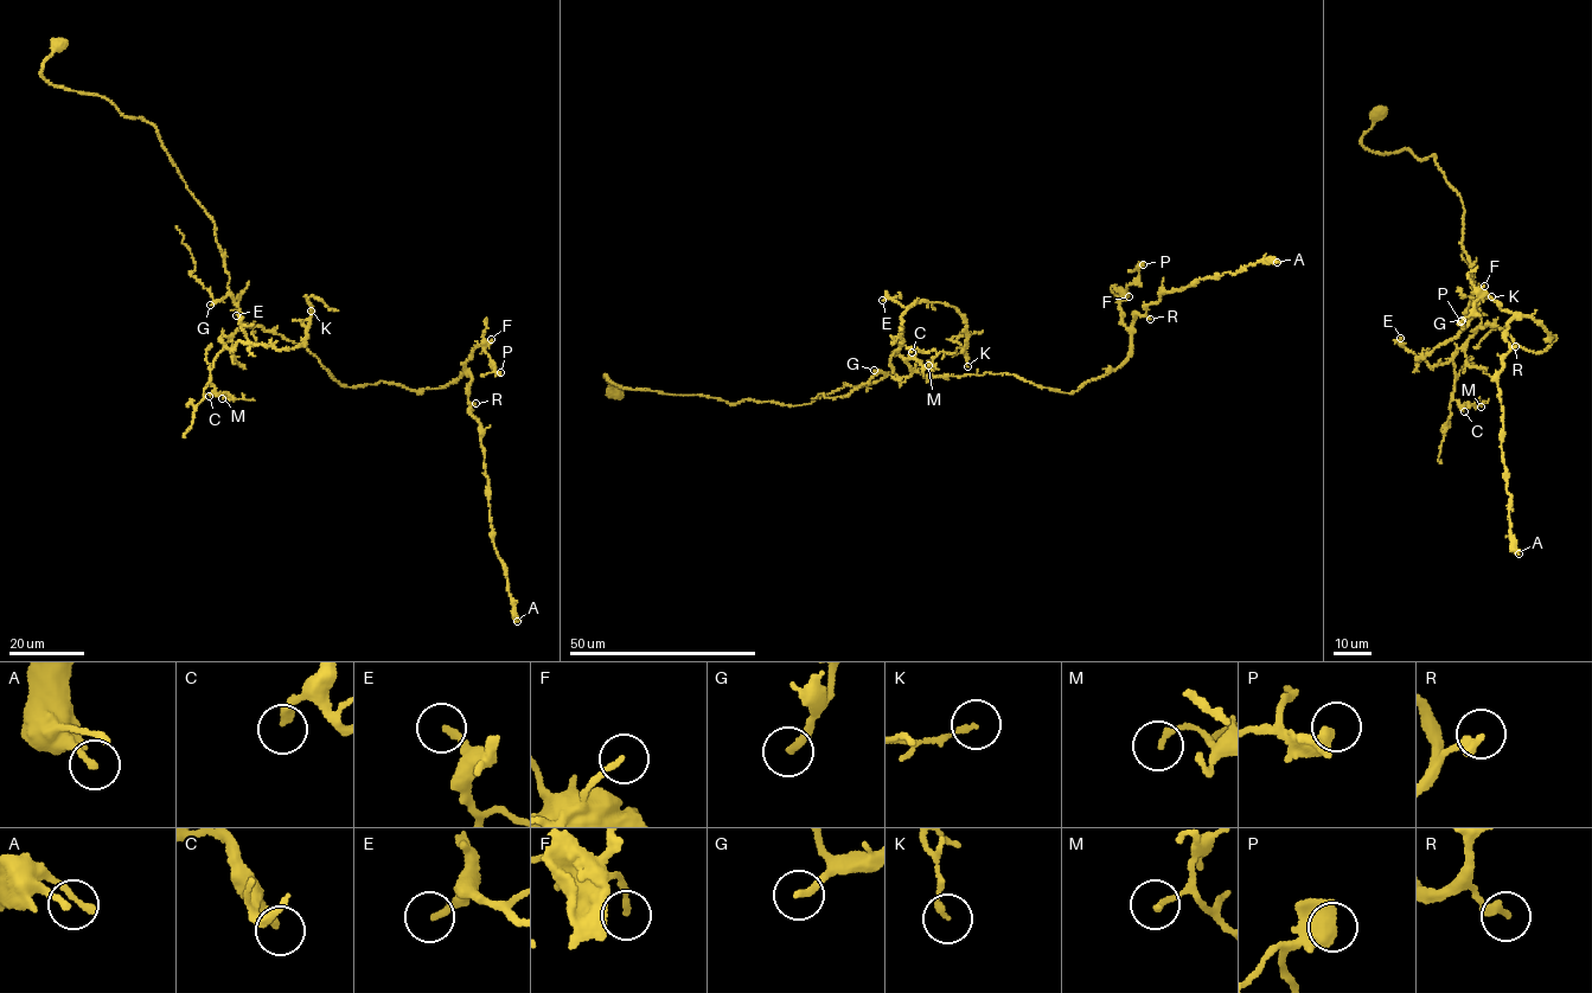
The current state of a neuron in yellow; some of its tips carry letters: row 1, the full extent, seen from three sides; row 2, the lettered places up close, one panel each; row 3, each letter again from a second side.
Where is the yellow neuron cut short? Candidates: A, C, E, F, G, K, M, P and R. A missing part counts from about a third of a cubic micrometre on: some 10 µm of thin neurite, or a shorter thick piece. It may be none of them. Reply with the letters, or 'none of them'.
G

